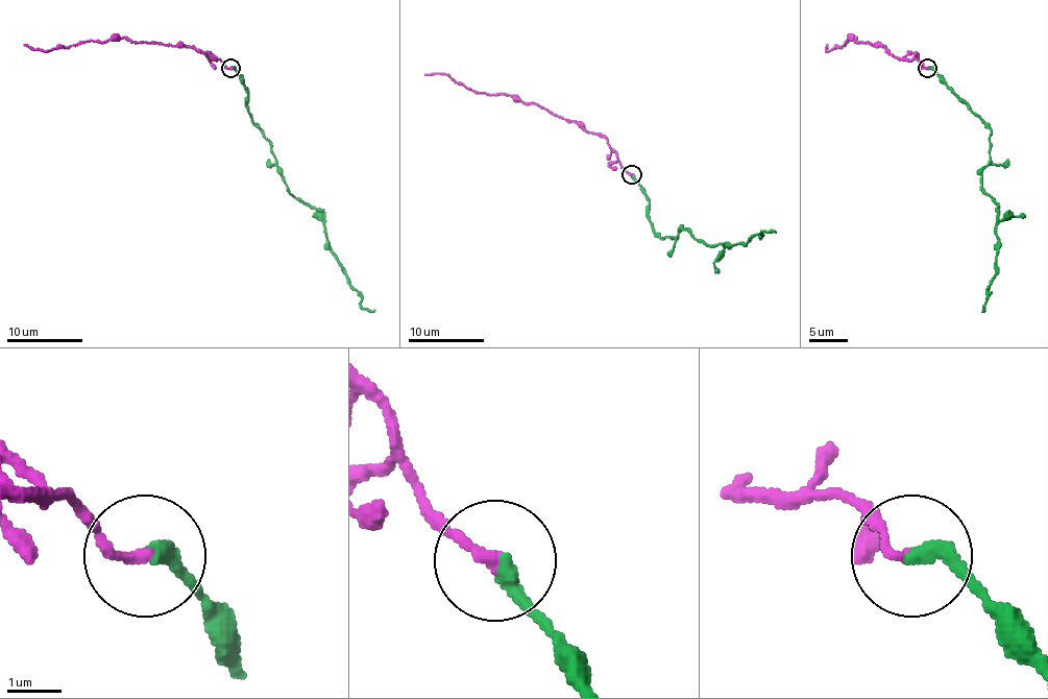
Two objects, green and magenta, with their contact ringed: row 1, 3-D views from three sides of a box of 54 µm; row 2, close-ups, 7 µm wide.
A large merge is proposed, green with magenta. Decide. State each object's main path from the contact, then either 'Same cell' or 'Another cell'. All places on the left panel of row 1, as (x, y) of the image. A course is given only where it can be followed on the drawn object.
Course of green: (230, 68), (248, 94), (246, 110), (271, 145), (286, 189), (324, 214), (327, 249), (362, 307), (375, 310). Course of magenta: (230, 68), (202, 52), (172, 45), (114, 39), (43, 50), (24, 45). Another cell

